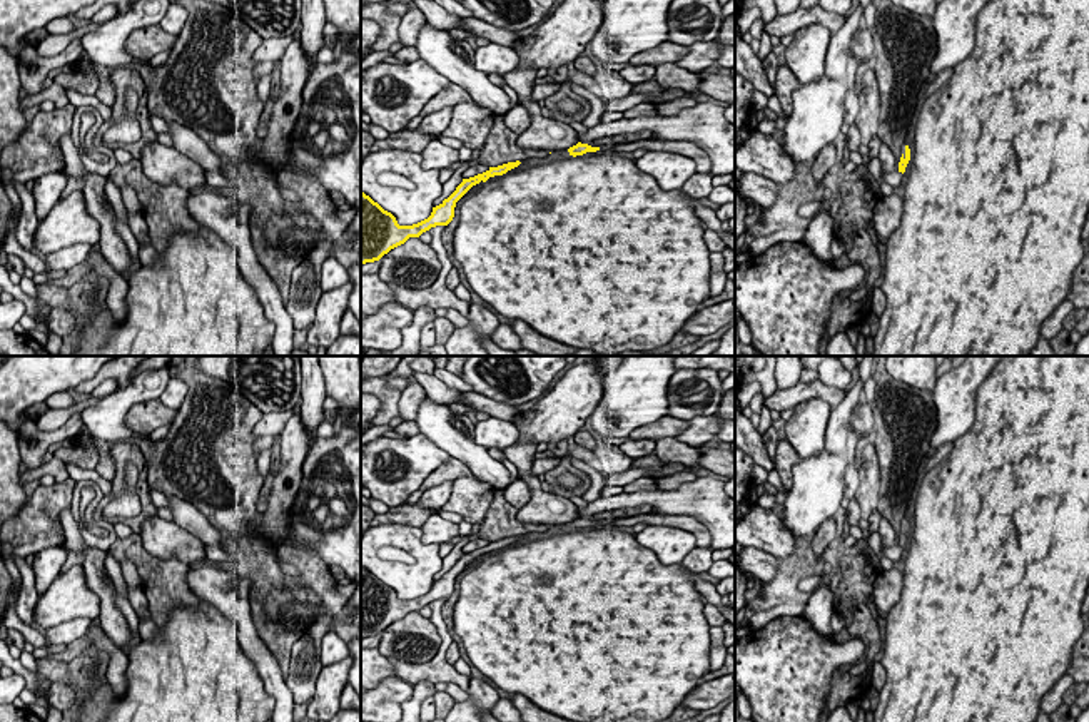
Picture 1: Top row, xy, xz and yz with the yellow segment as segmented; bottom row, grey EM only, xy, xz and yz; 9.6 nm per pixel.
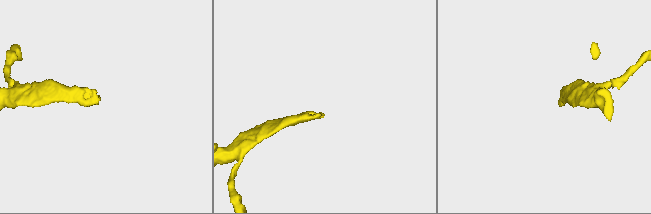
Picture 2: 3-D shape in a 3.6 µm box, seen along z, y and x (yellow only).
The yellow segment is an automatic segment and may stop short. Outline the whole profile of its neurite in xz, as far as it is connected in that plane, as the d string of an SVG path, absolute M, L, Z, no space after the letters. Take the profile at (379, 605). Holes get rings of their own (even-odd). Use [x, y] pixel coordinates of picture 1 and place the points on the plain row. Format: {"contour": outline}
{"contour": "M508 536L498 542L489 542L486 547L478 548L456 562L456 565L444 573L439 580L433 582L428 593L413 598L399 600L396 592L384 585L369 570L361 567L361 638L379 635L391 623L404 618L409 612L419 612L423 607L436 600L448 600L454 592L456 577L481 555L503 550L518 542L521 536Z"}

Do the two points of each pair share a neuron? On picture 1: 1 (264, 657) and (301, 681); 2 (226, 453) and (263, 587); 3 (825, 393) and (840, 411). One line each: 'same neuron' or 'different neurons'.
1: different neurons
2: same neuron
3: different neurons

